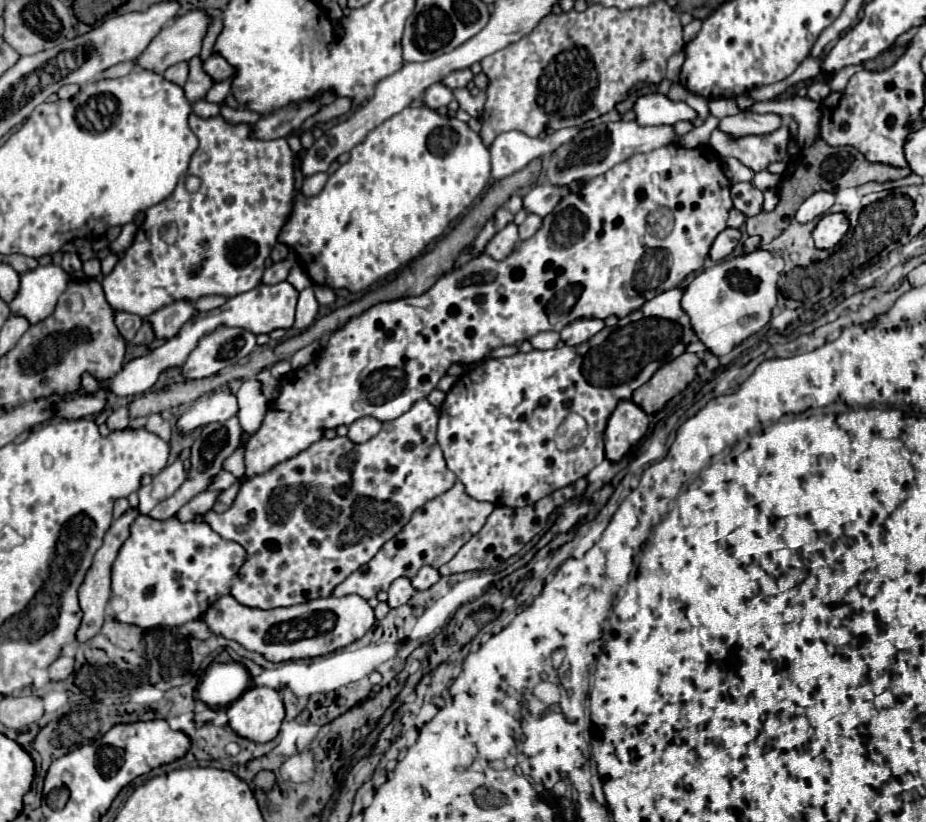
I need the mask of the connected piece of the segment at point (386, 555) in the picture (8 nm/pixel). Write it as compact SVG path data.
M457 482L453 490L447 490L441 498L435 498L433 502L427 502L423 508L419 508L417 514L413 514L413 518L409 520L409 526L405 526L405 530L401 530L397 538L389 540L371 562L367 562L357 572L353 572L345 582L341 582L333 590L333 596L357 594L369 600L377 596L379 590L387 590L393 580L401 576L413 578L421 566L433 566L433 568L443 566L459 552L459 548L473 534L477 534L483 528L493 508L495 506L491 502L477 502L475 498L471 498L465 492L463 484Z

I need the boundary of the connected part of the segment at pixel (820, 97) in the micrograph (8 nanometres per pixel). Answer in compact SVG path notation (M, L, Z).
M814 82L807 87L807 97L816 102L823 101L829 93L829 84L825 82Z

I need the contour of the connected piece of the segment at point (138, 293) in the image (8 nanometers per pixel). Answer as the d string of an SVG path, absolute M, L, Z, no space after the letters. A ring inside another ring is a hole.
M191 114L189 116L189 128L195 132L195 136L199 138L199 148L195 150L193 158L195 160L195 176L201 180L201 188L195 192L195 194L189 194L185 190L185 178L179 180L175 192L163 200L161 204L153 206L149 212L153 214L155 222L161 222L171 214L171 226L143 226L137 230L135 234L135 240L131 244L131 248L125 250L125 254L121 256L121 260L115 264L113 272L107 274L103 278L103 290L105 290L105 296L107 296L107 302L117 310L117 312L129 312L129 314L137 314L137 316L145 316L145 314L153 314L153 310L159 310L171 302L177 302L177 300L197 300L201 296L225 296L225 298L231 298L231 296L237 296L241 292L247 292L251 288L255 288L259 282L261 282L261 276L263 276L263 270L265 270L265 260L269 258L273 246L277 244L277 234L281 230L281 226L285 224L285 218L291 214L293 210L293 204L297 200L297 196L301 194L297 188L295 188L295 168L293 168L293 150L289 152L289 144L285 138L277 138L277 140L259 140L259 138L253 138L251 136L251 130L253 130L253 124L229 124L221 114L219 116L213 116L213 118L201 118L197 114ZM163 238L177 238L179 242L177 244L167 244Z

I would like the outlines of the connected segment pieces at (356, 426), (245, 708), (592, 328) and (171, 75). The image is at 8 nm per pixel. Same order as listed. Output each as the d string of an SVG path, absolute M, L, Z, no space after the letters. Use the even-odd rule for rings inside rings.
M363 416L359 420L355 420L351 426L349 426L349 434L347 438L355 444L361 444L361 442L367 442L371 440L375 434L379 434L381 430L381 422L373 416Z
M253 686L227 708L227 716L237 736L253 742L269 742L279 734L285 708L275 690Z
M581 318L577 322L571 322L569 326L565 326L565 330L561 330L561 340L567 346L575 346L581 344L585 340L589 340L591 336L595 336L599 330L603 330L605 324L603 320L595 320L595 318Z
M179 62L179 64L171 66L171 68L167 68L163 76L165 76L169 82L173 82L173 84L177 84L177 86L183 86L183 84L187 82L187 72L189 72L189 66L187 66L187 62Z

